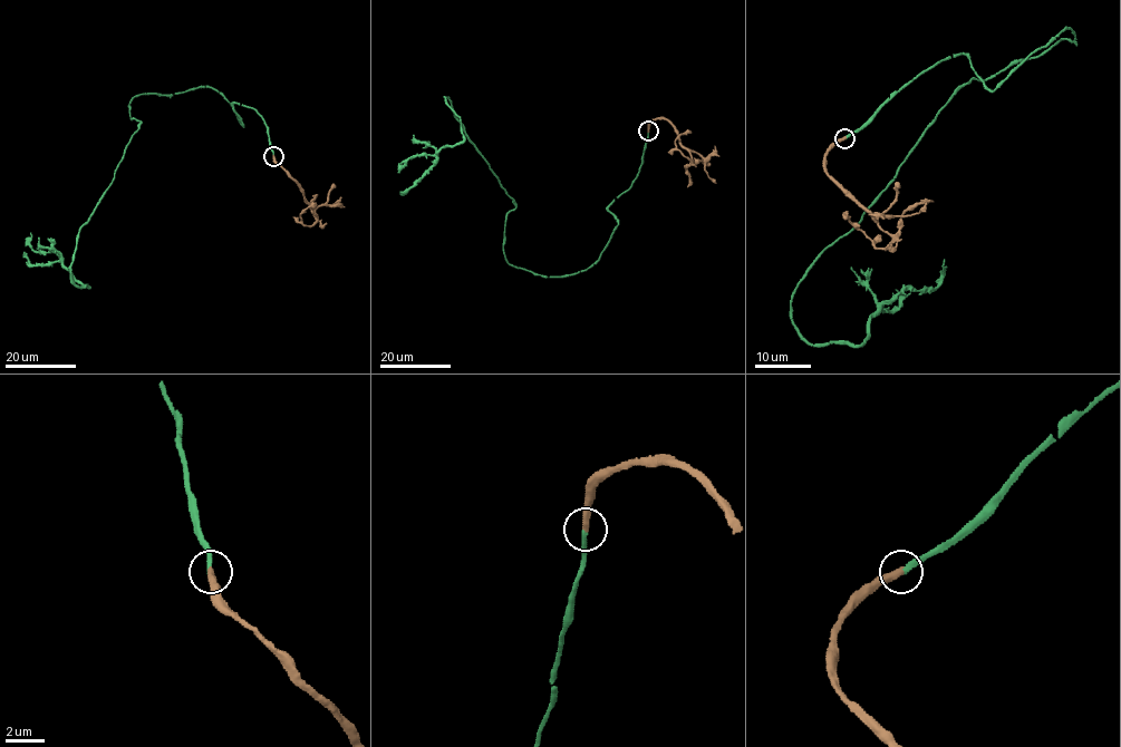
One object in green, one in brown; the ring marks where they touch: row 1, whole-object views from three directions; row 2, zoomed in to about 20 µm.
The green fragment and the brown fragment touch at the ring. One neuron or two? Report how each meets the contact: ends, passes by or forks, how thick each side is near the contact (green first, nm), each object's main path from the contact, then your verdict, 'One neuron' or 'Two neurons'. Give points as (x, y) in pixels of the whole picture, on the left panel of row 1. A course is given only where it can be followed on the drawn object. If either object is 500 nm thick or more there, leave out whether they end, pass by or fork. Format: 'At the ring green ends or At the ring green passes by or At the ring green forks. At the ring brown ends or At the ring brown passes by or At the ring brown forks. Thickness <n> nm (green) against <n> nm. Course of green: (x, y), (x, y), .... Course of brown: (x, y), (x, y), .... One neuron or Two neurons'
At the ring green ends. At the ring brown ends. Thickness 280 nm (green) against 360 nm. Course of green: (273, 156), (263, 118), (211, 87), (141, 94), (80, 228), (88, 288), (30, 233). Course of brown: (273, 156), (299, 185), (305, 200), (315, 211), (316, 221), (306, 225), (300, 216), (316, 203). One neuron

